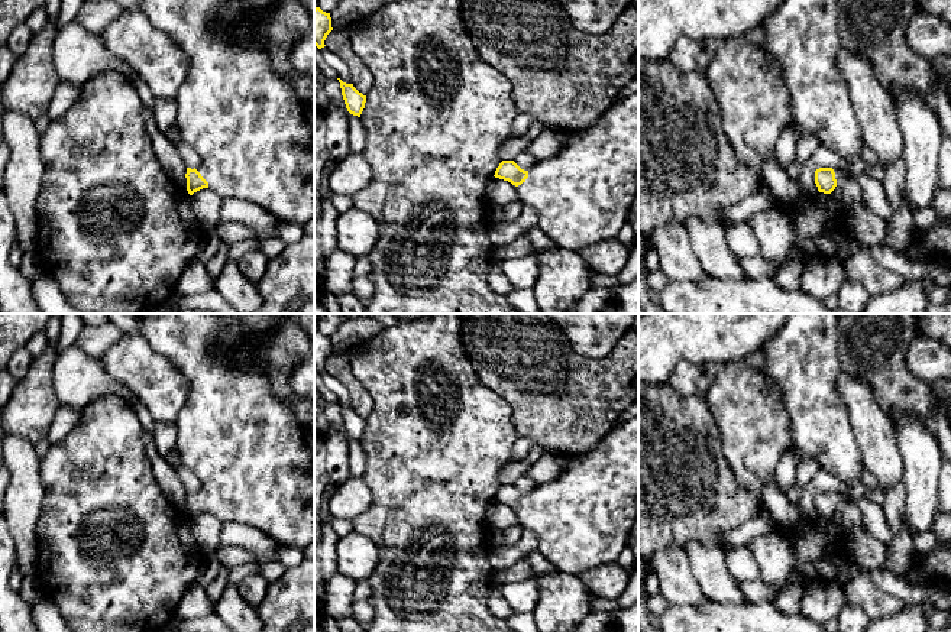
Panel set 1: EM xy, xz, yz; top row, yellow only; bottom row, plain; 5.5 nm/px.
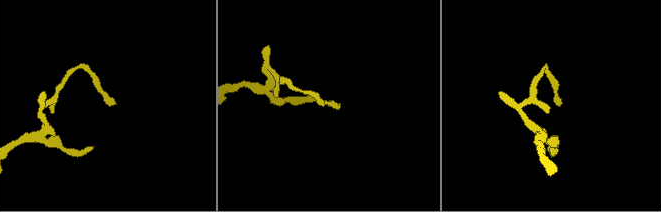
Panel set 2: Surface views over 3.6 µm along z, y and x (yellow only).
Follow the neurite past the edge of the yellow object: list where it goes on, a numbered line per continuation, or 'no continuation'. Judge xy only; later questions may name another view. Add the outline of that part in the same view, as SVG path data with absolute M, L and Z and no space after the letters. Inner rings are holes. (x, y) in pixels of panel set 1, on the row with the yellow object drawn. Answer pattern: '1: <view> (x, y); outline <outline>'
1: xy (243, 119); outline M139 0L139 12L143 13L149 22L159 30L162 30L165 35L168 35L188 56L188 72L185 77L185 81L177 91L175 104L178 107L177 120L175 124L179 130L181 142L190 145L200 156L200 163L195 166L195 169L201 174L201 176L208 182L208 188L217 192L221 198L240 198L245 201L250 201L266 211L269 211L274 217L276 217L279 221L292 221L298 224L305 224L310 218L314 217L314 130L307 121L305 117L305 107L304 101L298 98L292 88L294 75L281 75L271 64L271 52L266 45L261 43L259 40L253 39L253 33L259 32L262 26L266 23L266 16L275 9L279 0Z

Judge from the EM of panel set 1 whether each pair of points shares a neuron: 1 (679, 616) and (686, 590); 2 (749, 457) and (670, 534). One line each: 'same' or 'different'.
1: different
2: different

